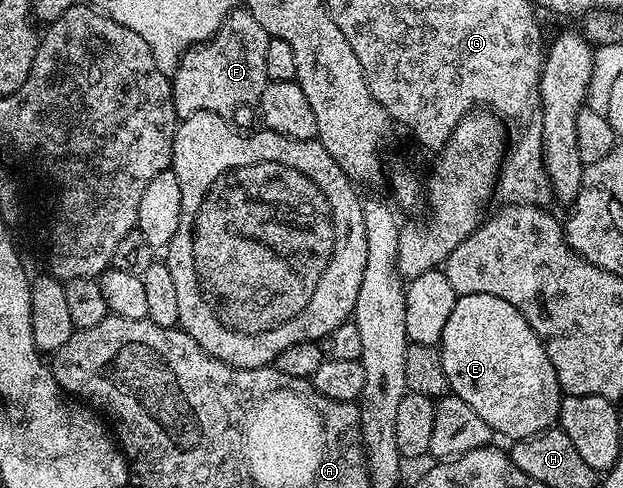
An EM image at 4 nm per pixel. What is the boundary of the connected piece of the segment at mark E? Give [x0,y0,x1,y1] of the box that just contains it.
[440,294,564,440]

